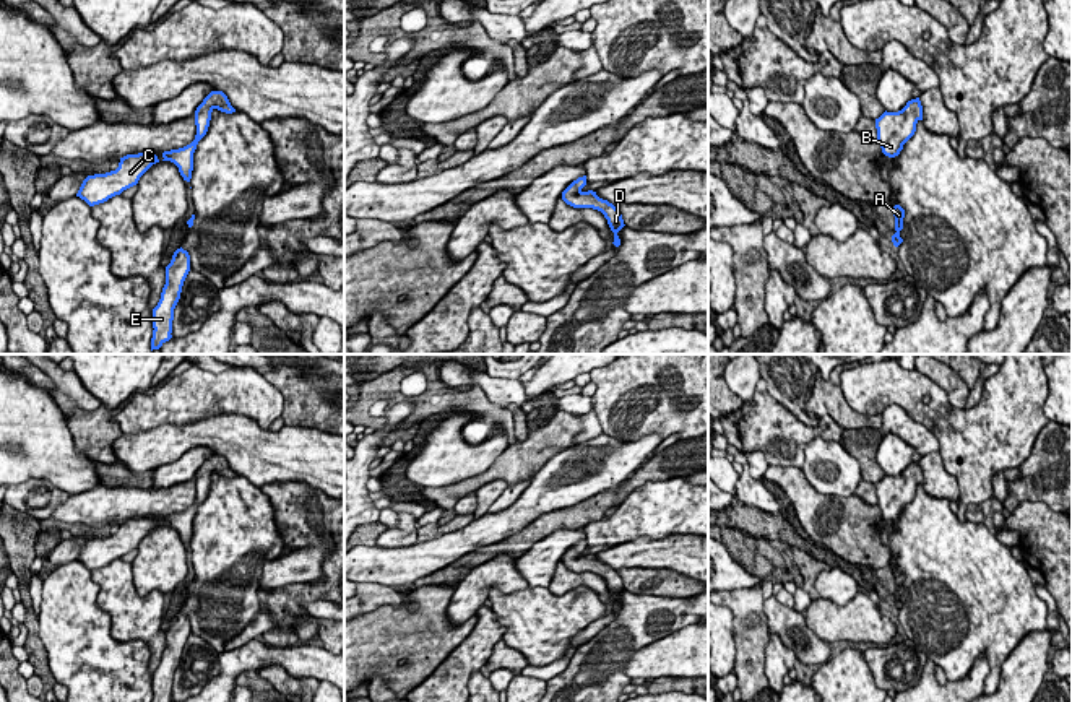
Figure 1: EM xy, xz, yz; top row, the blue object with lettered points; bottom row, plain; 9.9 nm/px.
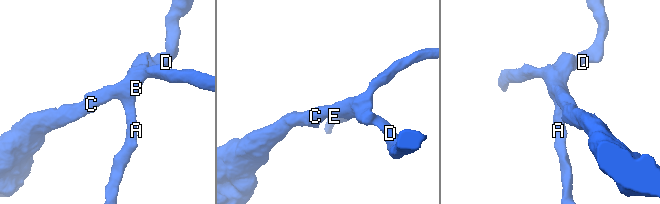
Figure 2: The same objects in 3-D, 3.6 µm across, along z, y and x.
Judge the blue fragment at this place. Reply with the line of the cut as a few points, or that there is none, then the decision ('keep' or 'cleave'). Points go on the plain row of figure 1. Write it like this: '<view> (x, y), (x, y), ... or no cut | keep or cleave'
no cut | keep

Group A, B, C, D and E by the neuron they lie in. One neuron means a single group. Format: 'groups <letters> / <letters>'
groups A B C D E

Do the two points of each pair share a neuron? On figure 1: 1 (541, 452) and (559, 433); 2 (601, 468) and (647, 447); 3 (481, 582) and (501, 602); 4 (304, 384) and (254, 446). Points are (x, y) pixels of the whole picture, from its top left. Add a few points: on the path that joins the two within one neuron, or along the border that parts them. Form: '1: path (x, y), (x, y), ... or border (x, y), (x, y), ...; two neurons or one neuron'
1: path (544, 447), (554, 437); one neuron
2: path (613, 460), (635, 454); one neuron
3: border (528, 587), (507, 593), (492, 589), (488, 597); two neurons
4: border (285, 424), (312, 426), (322, 431); two neurons

